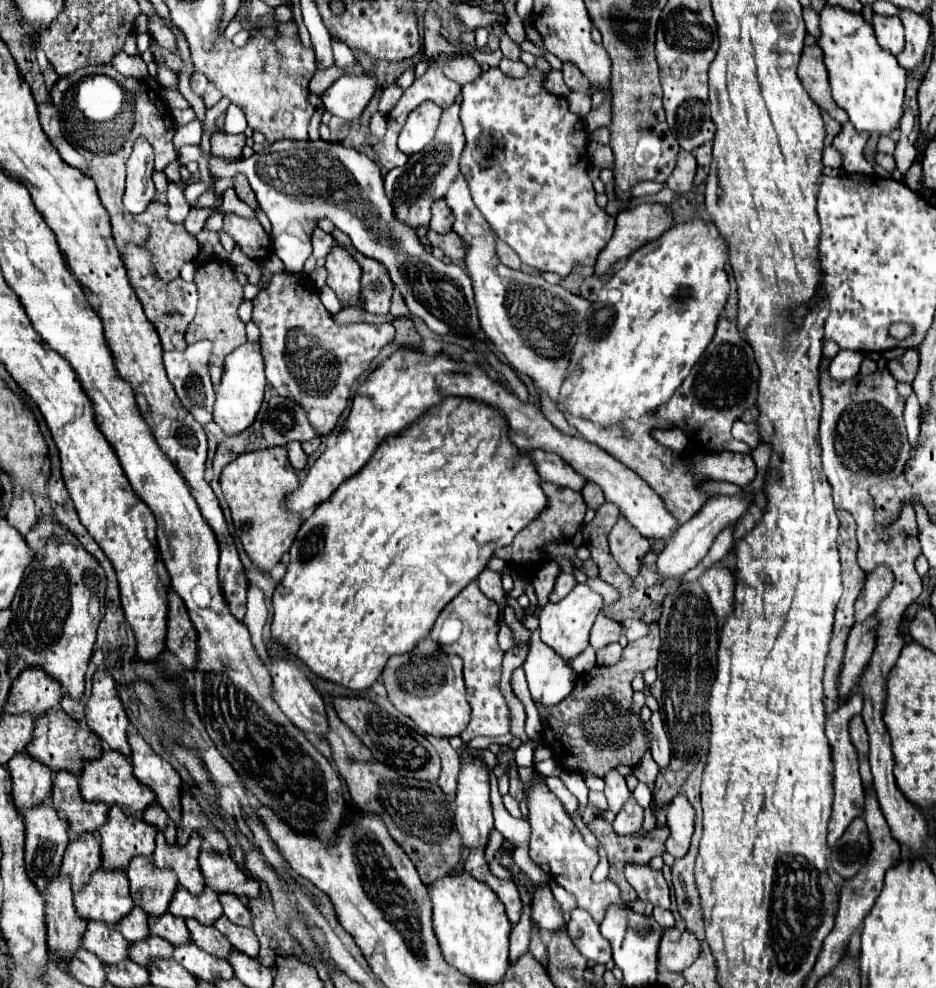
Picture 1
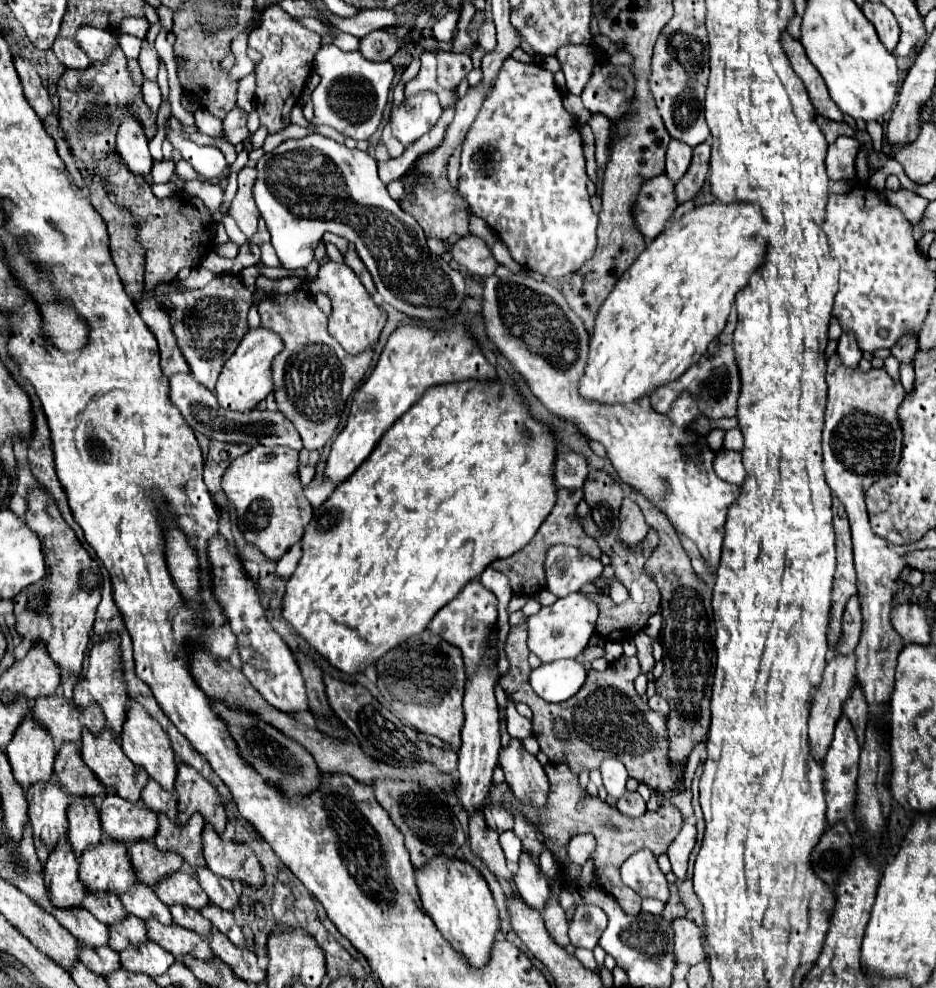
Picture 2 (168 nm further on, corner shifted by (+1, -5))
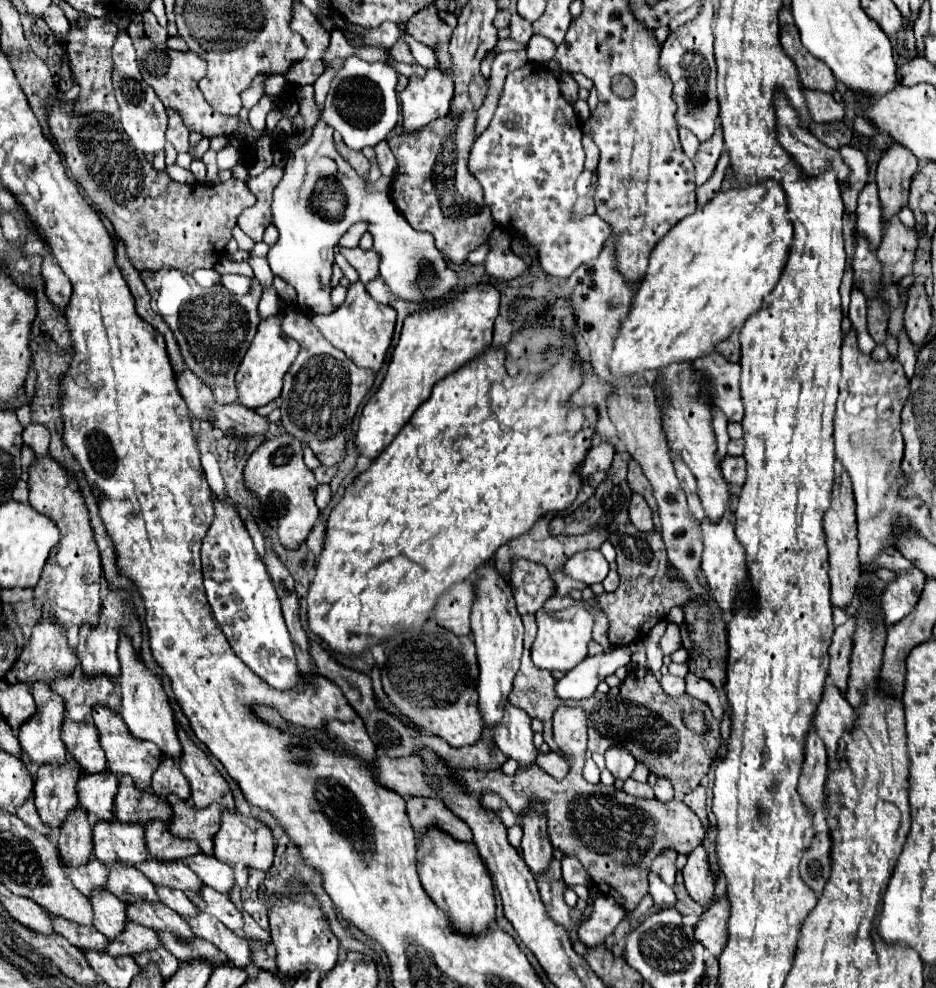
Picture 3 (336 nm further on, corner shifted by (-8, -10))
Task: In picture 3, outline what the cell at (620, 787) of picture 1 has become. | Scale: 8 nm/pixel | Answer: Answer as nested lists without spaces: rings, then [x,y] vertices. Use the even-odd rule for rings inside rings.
[[[608,748],[604,758],[606,758],[606,768],[614,774],[614,778],[628,780],[636,766],[636,758],[630,752],[624,752],[624,748]]]

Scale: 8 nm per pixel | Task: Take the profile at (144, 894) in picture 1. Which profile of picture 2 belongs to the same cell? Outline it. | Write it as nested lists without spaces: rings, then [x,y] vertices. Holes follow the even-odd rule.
[[[139,841],[129,845],[131,867],[139,883],[147,887],[155,887],[167,875],[179,871],[183,867],[183,859],[173,853],[163,853],[153,847],[153,841]]]

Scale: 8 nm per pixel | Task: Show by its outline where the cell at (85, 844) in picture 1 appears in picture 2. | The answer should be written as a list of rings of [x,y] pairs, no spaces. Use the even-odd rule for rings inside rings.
[[[75,799],[69,805],[69,835],[67,835],[73,853],[81,859],[83,851],[89,845],[97,845],[103,839],[99,825],[99,813],[91,799]]]

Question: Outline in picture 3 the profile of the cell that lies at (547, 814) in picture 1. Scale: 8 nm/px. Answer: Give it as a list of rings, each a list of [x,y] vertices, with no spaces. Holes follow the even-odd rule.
[[[508,702],[508,708],[504,710],[504,720],[496,724],[496,732],[492,732],[492,738],[508,758],[518,760],[520,764],[536,762],[538,752],[532,744],[530,716],[522,708],[516,708]]]

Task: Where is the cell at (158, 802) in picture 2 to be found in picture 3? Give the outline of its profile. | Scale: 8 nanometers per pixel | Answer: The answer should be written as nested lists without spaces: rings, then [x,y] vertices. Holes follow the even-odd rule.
[[[162,756],[162,762],[160,762],[158,770],[154,772],[152,792],[160,794],[160,796],[166,796],[166,794],[174,792],[174,794],[178,794],[184,800],[190,796],[188,780],[184,778],[184,774],[176,766],[176,762],[168,760],[168,756]]]

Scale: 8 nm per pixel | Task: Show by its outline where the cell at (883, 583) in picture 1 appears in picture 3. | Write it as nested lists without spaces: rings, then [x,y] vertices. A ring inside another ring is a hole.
[[[848,618],[846,624],[838,626],[832,636],[830,644],[830,670],[828,676],[832,684],[844,694],[846,692],[846,680],[848,680],[848,664],[850,664],[850,652],[852,652],[852,634],[856,628],[856,620]]]

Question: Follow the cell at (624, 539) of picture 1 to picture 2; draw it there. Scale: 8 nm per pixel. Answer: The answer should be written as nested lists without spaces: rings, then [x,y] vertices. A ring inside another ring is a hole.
[[[623,499],[621,505],[621,527],[619,527],[619,541],[623,543],[623,547],[637,547],[647,531],[649,525],[643,519],[643,513],[639,509],[639,505],[631,499]]]

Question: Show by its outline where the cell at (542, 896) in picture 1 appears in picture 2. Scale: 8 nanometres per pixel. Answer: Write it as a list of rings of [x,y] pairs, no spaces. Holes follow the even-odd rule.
[[[527,851],[521,853],[519,859],[519,871],[513,877],[515,887],[519,891],[519,895],[523,897],[523,901],[535,909],[535,911],[545,911],[547,899],[549,899],[549,885],[545,875],[541,873],[541,869],[531,861],[531,857],[527,855]]]

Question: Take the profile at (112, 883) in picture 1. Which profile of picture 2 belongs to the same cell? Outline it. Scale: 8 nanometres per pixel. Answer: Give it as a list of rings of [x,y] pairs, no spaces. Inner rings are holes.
[[[107,841],[97,847],[89,847],[81,857],[79,881],[83,887],[97,895],[123,895],[135,883],[135,873],[129,865],[127,847],[123,843]]]

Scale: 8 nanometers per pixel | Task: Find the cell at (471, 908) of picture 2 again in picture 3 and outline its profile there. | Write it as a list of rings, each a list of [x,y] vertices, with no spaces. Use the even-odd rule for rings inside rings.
[[[428,828],[420,836],[416,860],[418,876],[426,894],[438,908],[448,912],[448,918],[456,930],[462,934],[480,934],[490,928],[496,912],[494,884],[472,842],[458,842],[438,828]]]

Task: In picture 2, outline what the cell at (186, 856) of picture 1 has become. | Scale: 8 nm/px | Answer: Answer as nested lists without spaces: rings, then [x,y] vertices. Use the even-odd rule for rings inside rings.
[[[159,815],[159,831],[155,835],[155,847],[159,851],[175,851],[193,869],[193,873],[205,865],[203,859],[203,833],[205,821],[201,815],[193,815],[185,827],[173,825],[165,815]]]

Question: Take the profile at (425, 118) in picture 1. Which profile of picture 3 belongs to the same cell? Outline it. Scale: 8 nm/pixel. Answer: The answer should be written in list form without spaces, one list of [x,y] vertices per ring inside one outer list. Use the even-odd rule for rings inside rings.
[[[440,66],[426,70],[424,76],[410,76],[408,86],[400,92],[404,130],[414,132],[424,124],[448,114],[454,84]]]

